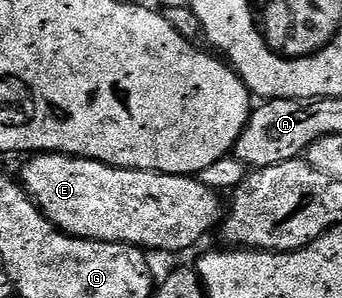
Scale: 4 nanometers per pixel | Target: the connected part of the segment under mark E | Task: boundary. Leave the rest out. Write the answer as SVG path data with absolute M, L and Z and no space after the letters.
M38 153L22 167L20 182L30 194L34 204L46 214L46 218L58 228L59 231L66 232L67 235L75 235L78 239L95 239L96 241L108 241L109 243L131 243L133 247L141 247L147 252L153 251L186 251L189 247L194 247L210 230L217 228L224 218L224 199L219 192L213 191L208 185L202 183L201 178L189 175L161 175L155 171L129 171L119 167L109 167L100 161L91 159L77 159L75 155L51 155L49 153Z

